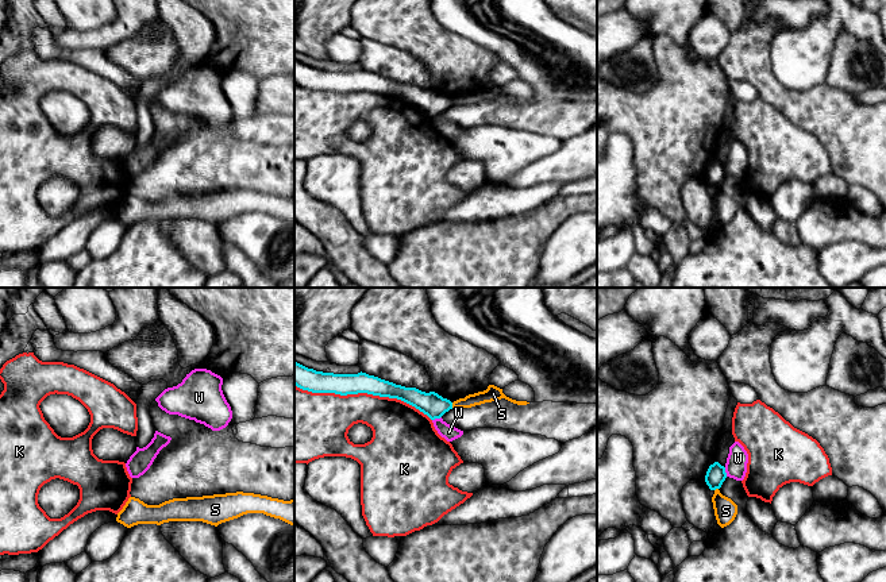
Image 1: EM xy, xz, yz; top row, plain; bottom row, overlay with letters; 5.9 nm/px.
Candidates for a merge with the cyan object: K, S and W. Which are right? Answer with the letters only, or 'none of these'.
none of these

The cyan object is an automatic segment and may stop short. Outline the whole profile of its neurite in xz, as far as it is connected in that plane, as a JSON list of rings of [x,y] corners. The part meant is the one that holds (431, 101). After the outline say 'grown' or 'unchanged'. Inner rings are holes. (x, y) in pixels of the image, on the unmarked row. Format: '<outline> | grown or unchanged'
[[[294,59],[294,82],[312,90],[335,90],[340,93],[367,90],[401,97],[431,117],[440,116],[452,107],[452,100],[435,89],[421,89],[381,77],[366,70],[334,72],[316,69]]] | unchanged

